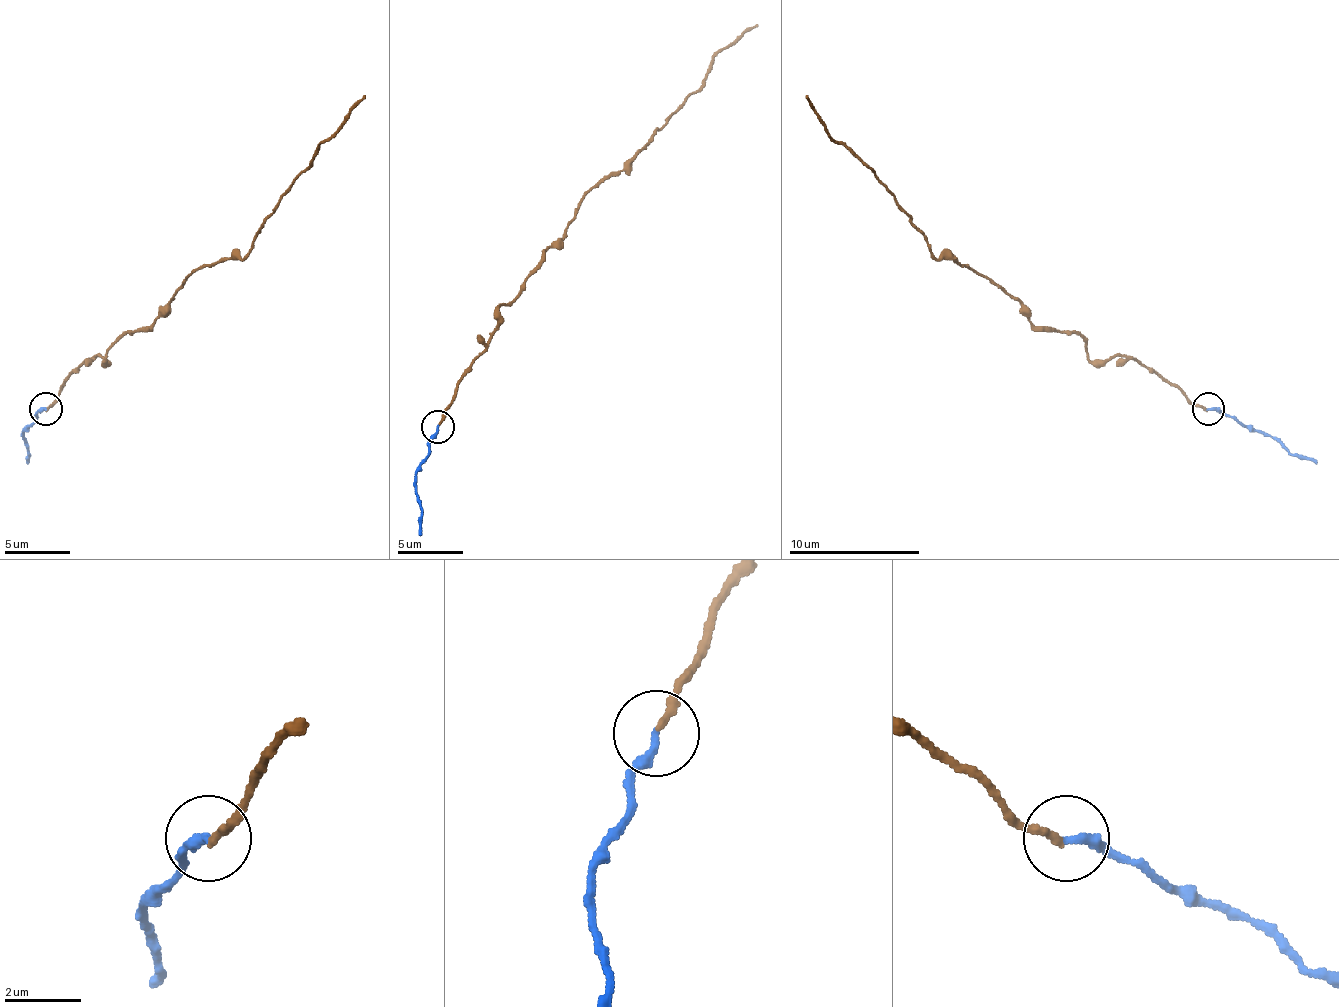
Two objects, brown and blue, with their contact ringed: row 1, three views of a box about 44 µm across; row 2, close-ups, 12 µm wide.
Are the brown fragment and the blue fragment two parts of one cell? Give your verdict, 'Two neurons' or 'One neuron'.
One neuron

